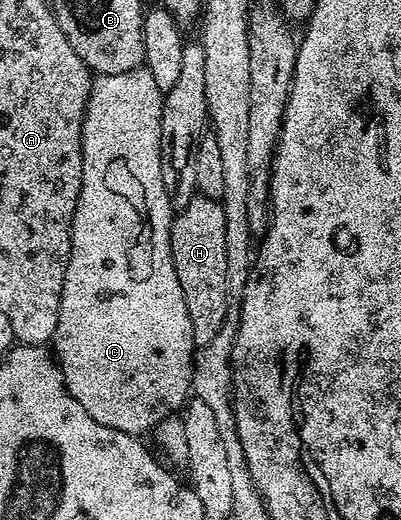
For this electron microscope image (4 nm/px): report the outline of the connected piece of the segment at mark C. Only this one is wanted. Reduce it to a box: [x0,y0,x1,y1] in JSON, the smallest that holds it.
[60,67,196,435]

